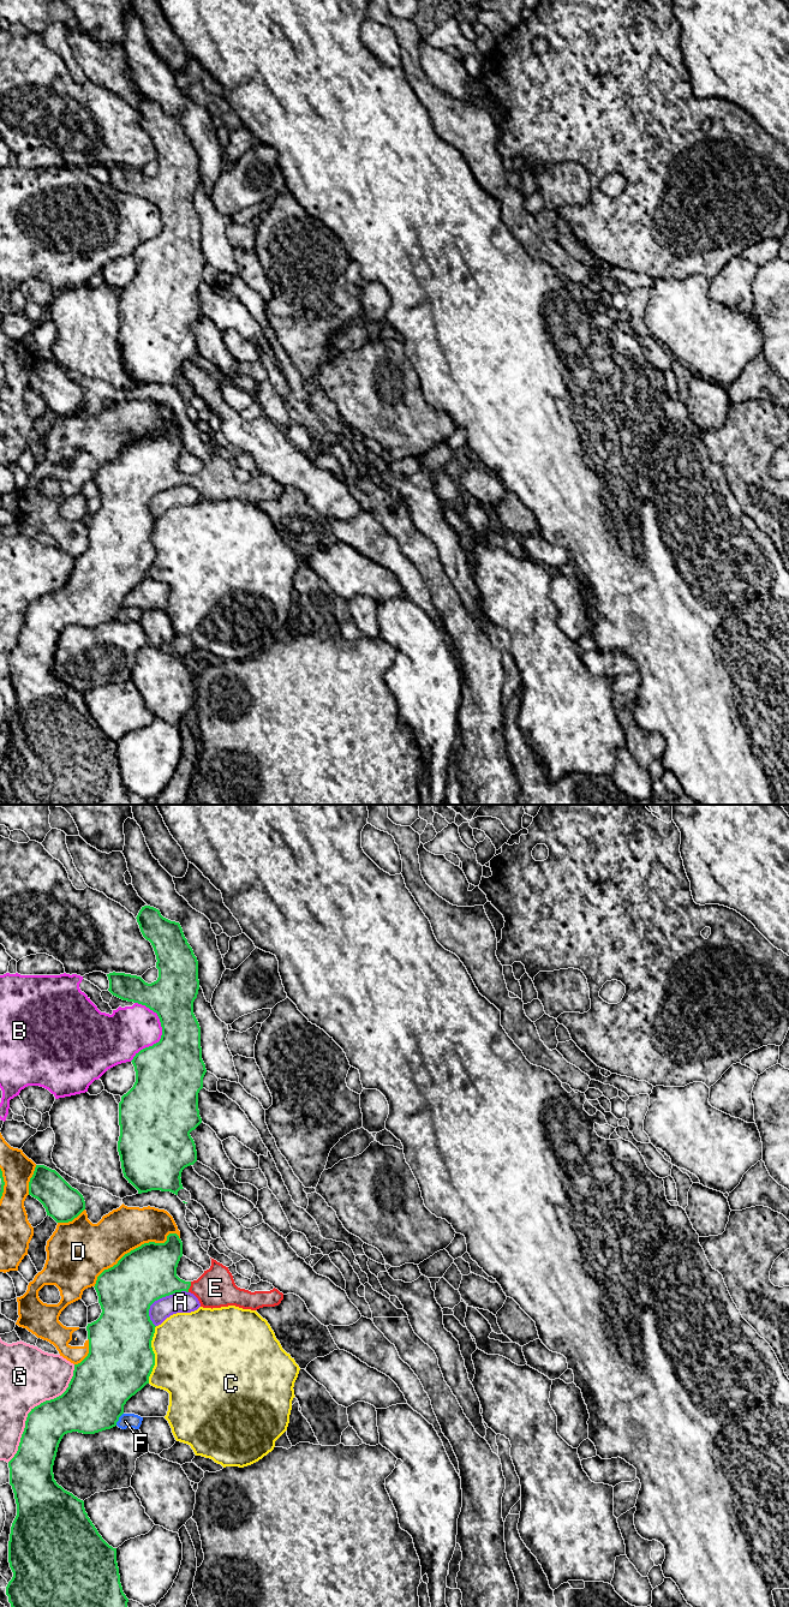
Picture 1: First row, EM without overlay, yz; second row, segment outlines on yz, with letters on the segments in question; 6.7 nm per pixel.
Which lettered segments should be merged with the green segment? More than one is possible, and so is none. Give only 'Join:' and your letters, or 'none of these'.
Join: E

